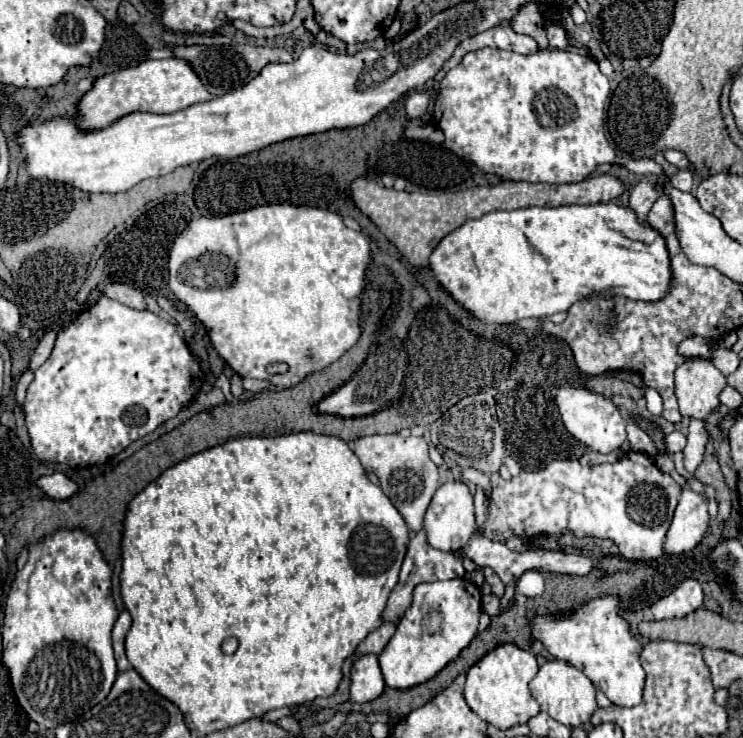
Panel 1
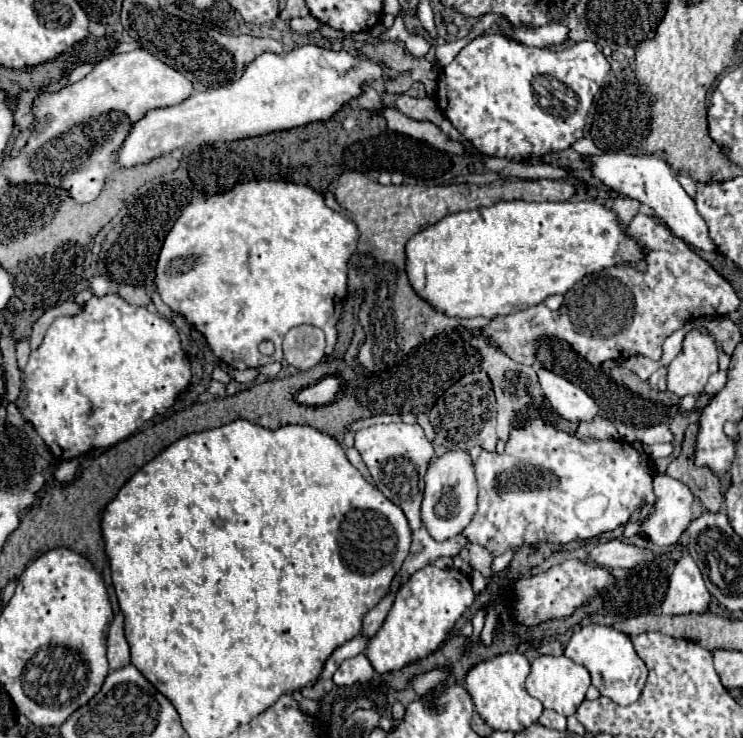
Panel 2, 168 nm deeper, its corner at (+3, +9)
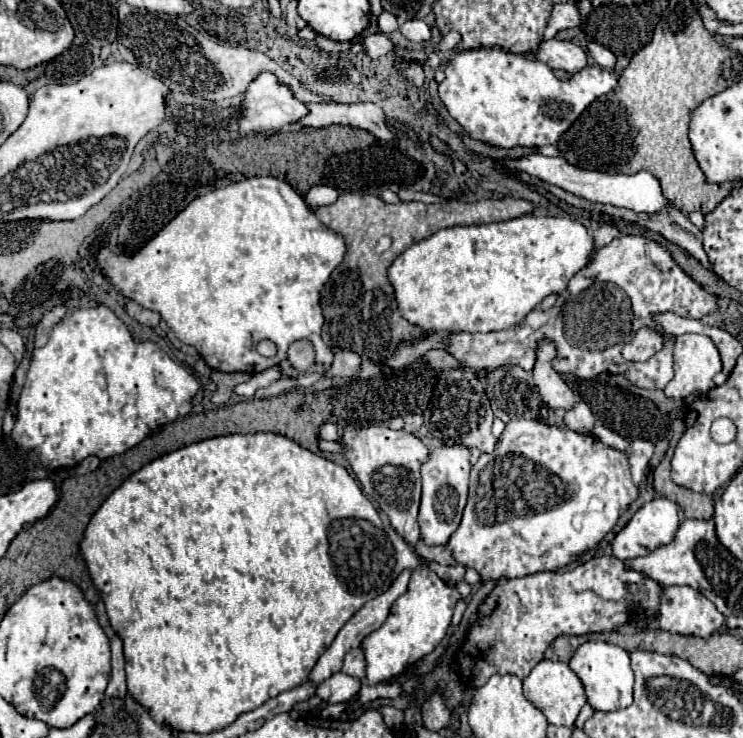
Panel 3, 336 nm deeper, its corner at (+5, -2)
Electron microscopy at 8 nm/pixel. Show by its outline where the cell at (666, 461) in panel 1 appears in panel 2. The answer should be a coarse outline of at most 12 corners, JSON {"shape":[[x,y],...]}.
{"shape":[[689,424],[681,454],[667,474],[681,480],[703,508],[723,504],[719,478],[693,464],[697,424]]}

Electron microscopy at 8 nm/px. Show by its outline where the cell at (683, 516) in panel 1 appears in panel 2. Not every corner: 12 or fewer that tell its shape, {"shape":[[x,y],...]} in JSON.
{"shape":[[655,476],[657,504],[641,534],[655,546],[677,544],[693,520],[693,494]]}

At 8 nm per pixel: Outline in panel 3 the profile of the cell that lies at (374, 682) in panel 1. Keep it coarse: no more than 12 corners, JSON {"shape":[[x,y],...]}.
{"shape":[[335,673],[319,685],[325,703],[345,703],[361,679]]}

